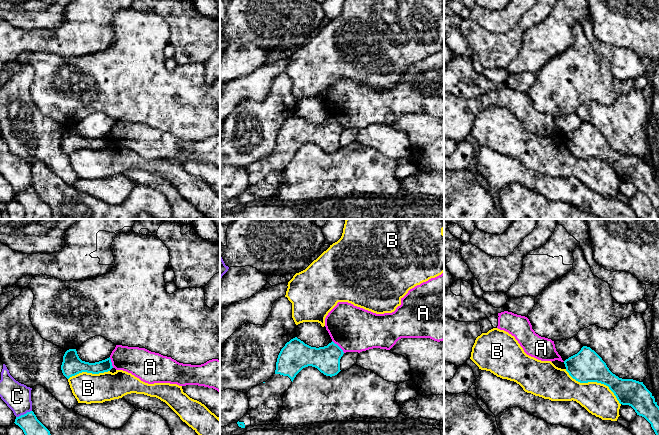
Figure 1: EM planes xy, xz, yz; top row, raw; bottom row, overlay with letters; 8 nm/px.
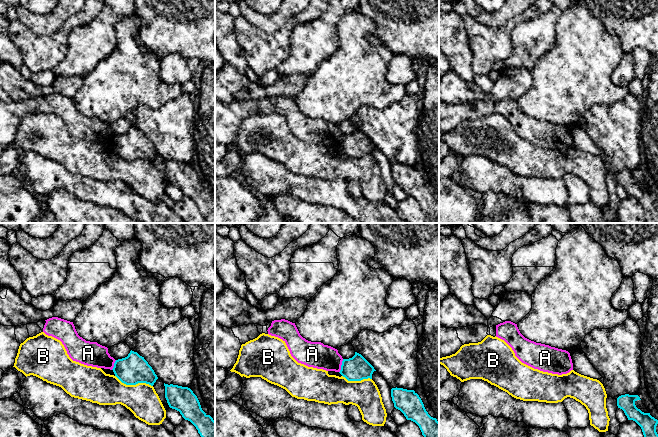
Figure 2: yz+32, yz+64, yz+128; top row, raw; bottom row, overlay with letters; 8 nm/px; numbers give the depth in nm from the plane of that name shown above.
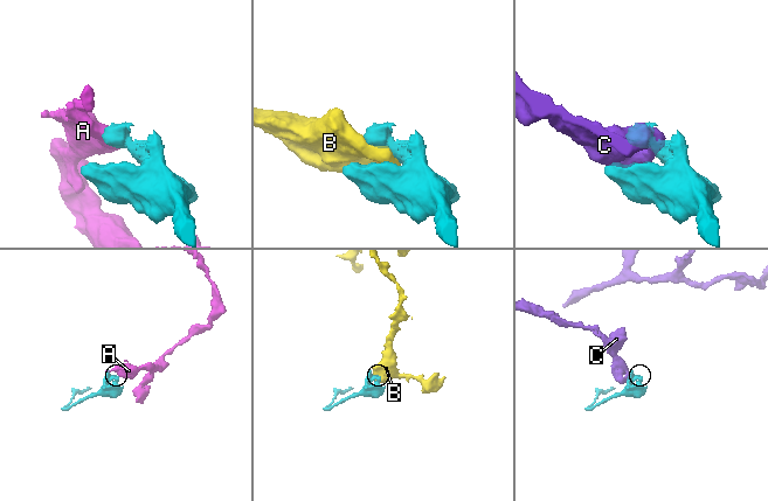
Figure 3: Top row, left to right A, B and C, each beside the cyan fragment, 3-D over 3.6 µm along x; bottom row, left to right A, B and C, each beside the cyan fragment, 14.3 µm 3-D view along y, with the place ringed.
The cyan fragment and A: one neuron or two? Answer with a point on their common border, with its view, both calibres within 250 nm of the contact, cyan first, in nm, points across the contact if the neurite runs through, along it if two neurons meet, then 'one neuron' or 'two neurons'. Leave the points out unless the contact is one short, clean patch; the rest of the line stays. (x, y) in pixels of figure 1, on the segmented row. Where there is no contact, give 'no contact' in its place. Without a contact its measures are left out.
contact xz (338, 346); calibres 220 and 360 nm; border xz (332, 340), (344, 352); two neurons

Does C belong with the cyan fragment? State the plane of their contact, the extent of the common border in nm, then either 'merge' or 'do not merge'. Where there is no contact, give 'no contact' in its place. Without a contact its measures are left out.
xy | 140 nm | do not merge

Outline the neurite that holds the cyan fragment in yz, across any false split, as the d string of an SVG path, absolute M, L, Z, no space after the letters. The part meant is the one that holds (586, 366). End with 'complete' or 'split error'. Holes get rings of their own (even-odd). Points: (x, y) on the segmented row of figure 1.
M590 347L581 350L564 361L566 371L580 383L604 384L614 393L622 405L631 406L637 415L644 417L659 435L659 406L643 382L622 379L613 374L602 358Z | complete

